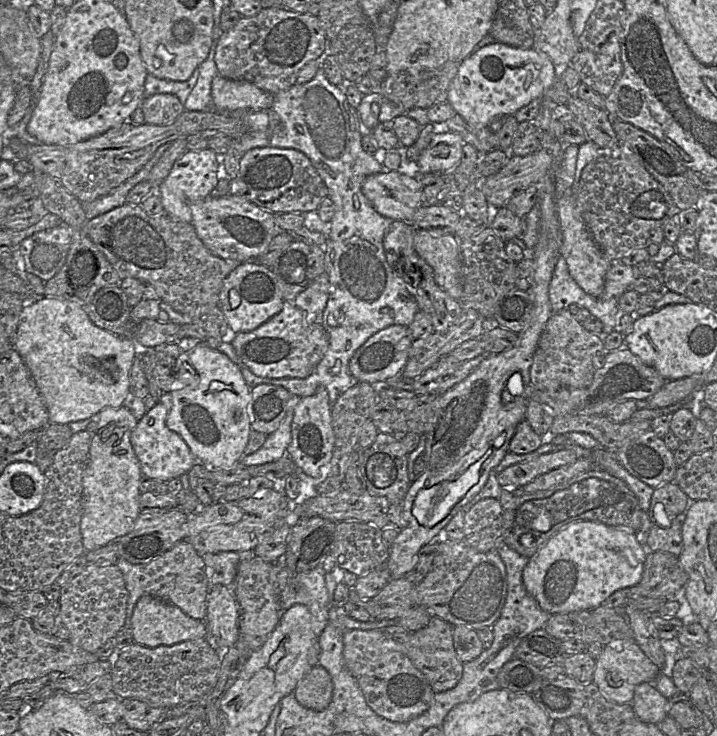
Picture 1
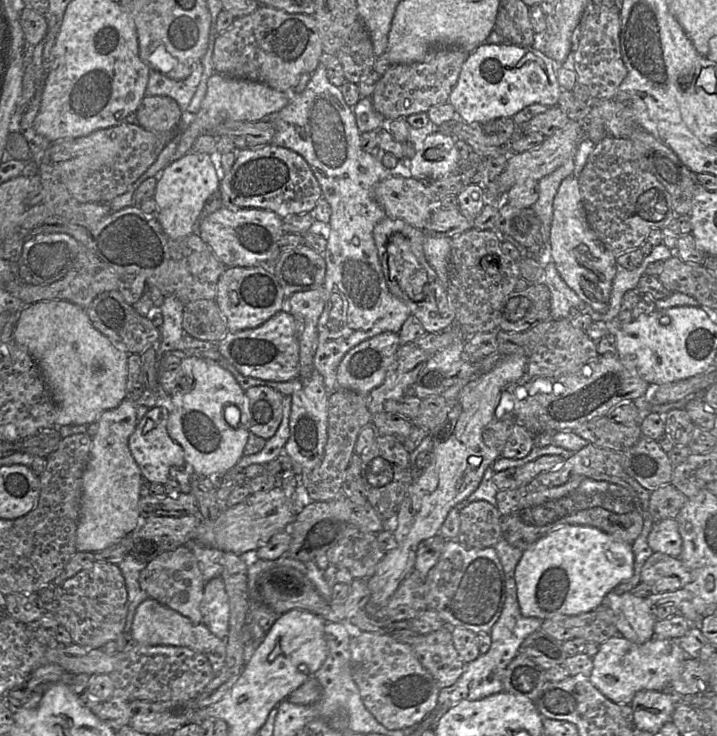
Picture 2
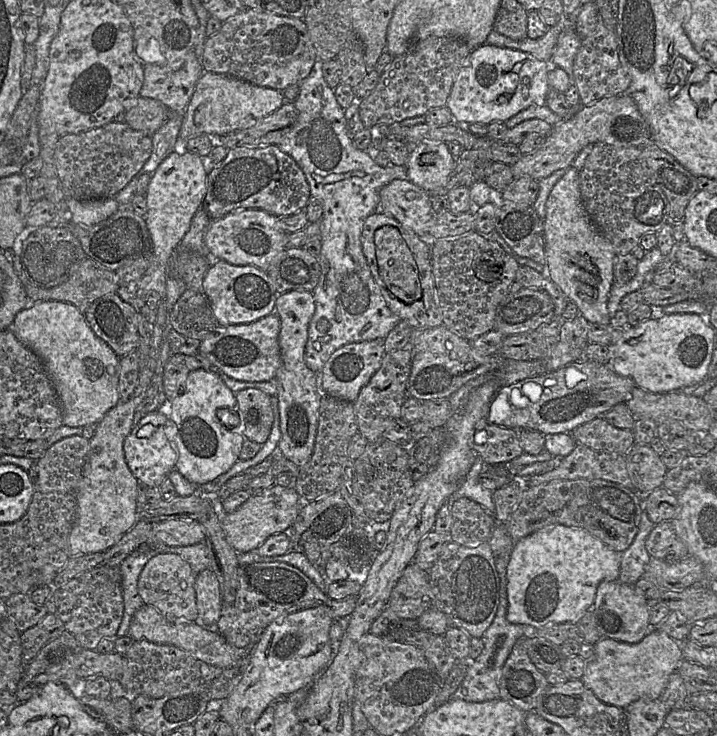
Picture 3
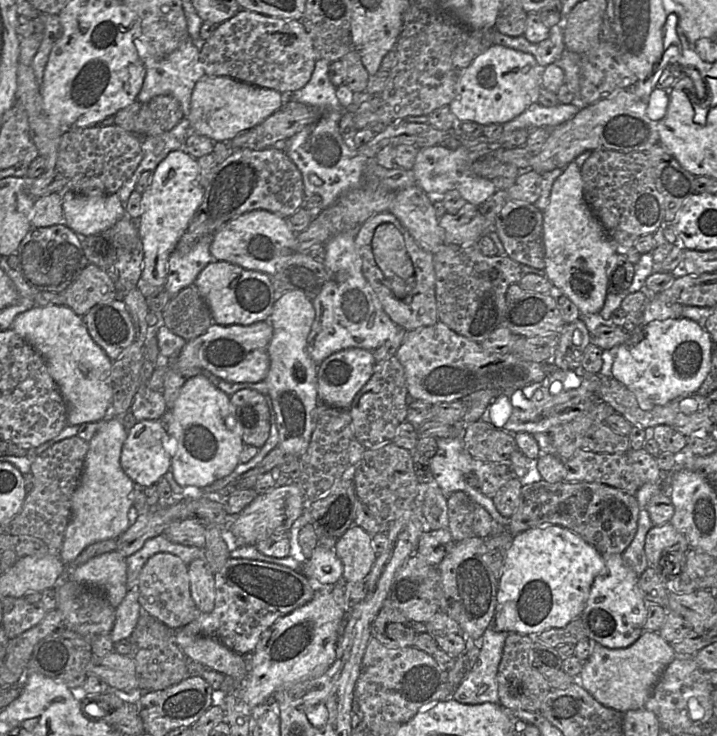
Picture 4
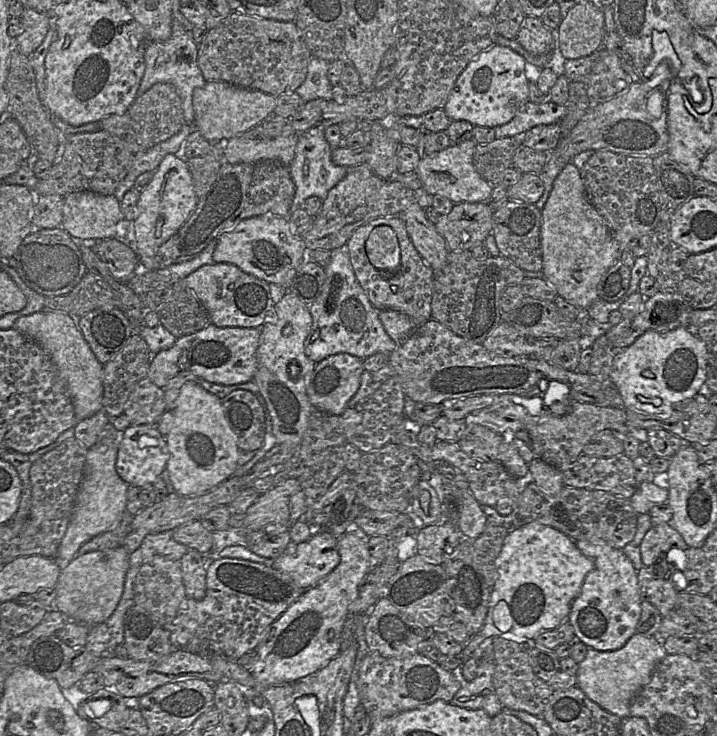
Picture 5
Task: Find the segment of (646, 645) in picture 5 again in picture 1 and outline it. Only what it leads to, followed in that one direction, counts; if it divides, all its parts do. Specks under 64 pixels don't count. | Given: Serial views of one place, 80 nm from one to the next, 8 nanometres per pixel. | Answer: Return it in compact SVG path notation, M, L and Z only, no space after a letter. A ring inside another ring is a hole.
M615 640L604 646L596 659L593 683L610 701L631 704L636 687L644 682L653 683L661 669L641 650L634 640Z

